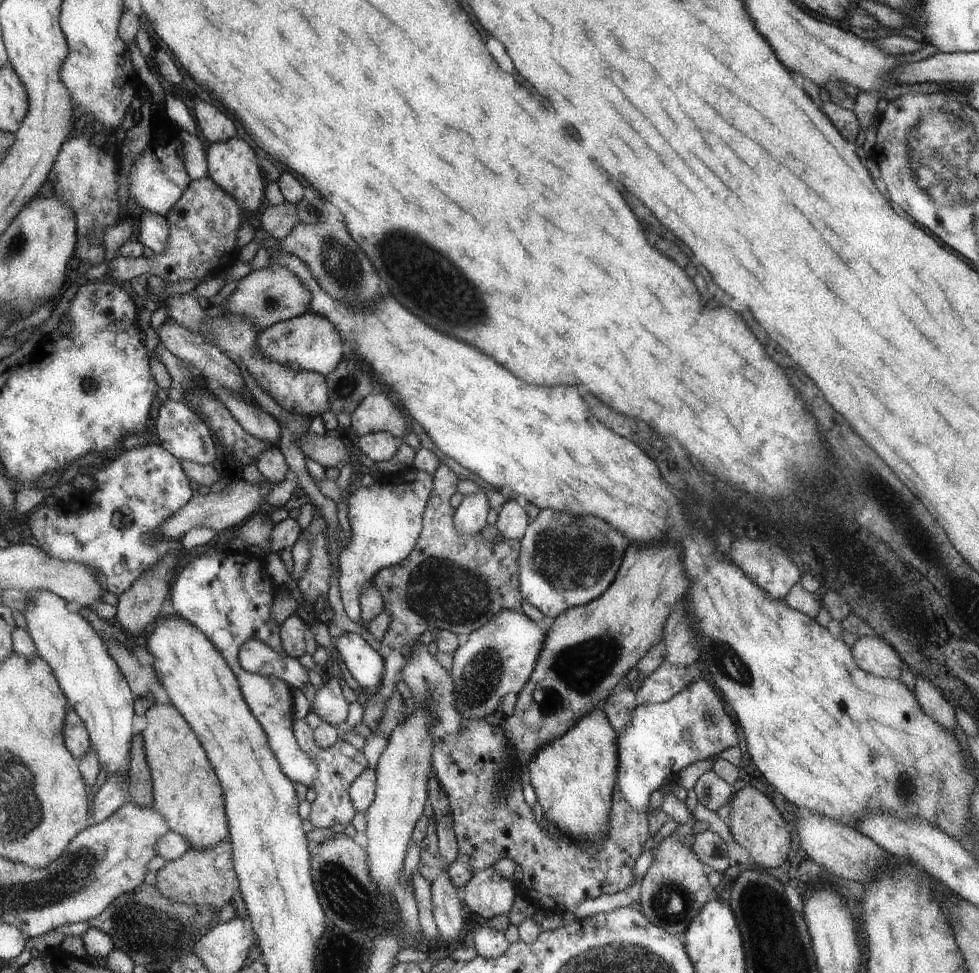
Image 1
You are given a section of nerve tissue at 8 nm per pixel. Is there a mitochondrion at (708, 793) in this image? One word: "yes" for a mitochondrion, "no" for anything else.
yes

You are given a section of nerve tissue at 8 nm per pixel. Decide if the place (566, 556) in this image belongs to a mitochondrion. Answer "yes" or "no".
yes

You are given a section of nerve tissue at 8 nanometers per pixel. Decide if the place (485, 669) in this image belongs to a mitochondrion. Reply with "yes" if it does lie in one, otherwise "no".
yes

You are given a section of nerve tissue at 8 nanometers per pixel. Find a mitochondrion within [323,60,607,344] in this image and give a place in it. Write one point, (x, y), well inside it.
(452, 296)

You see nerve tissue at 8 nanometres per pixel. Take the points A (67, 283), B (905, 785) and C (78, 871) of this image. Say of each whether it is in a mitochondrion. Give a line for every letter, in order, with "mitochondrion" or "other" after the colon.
A: other
B: mitochondrion
C: mitochondrion

